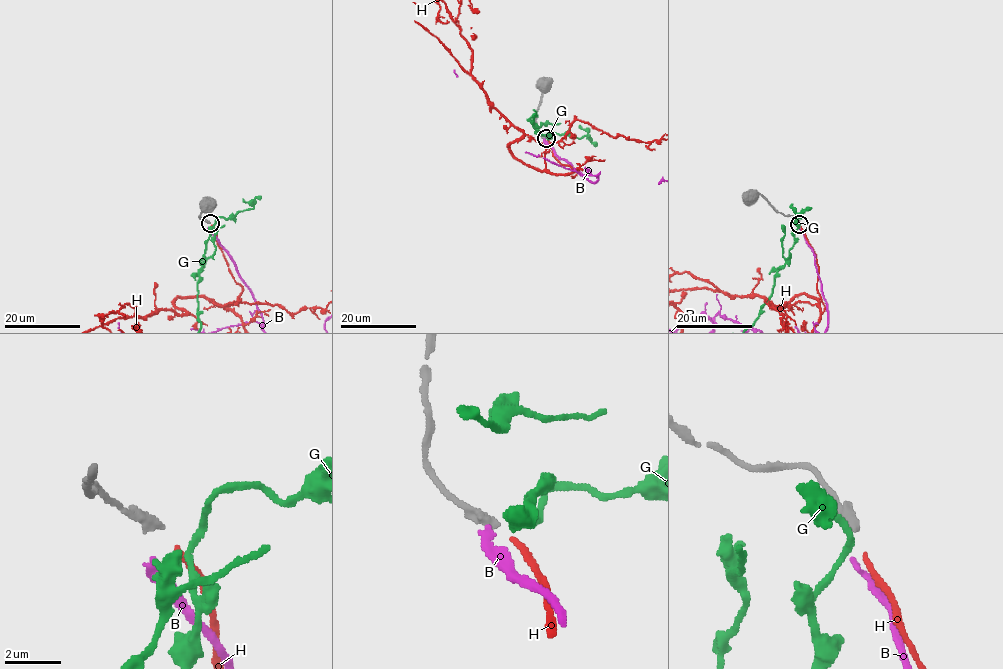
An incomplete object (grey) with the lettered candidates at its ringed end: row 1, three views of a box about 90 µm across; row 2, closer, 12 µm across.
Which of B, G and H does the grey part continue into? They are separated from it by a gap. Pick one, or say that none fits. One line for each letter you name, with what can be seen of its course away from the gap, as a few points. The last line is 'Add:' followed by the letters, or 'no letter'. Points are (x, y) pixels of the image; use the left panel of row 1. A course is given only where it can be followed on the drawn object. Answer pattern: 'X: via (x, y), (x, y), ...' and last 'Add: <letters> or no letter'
Add: H

